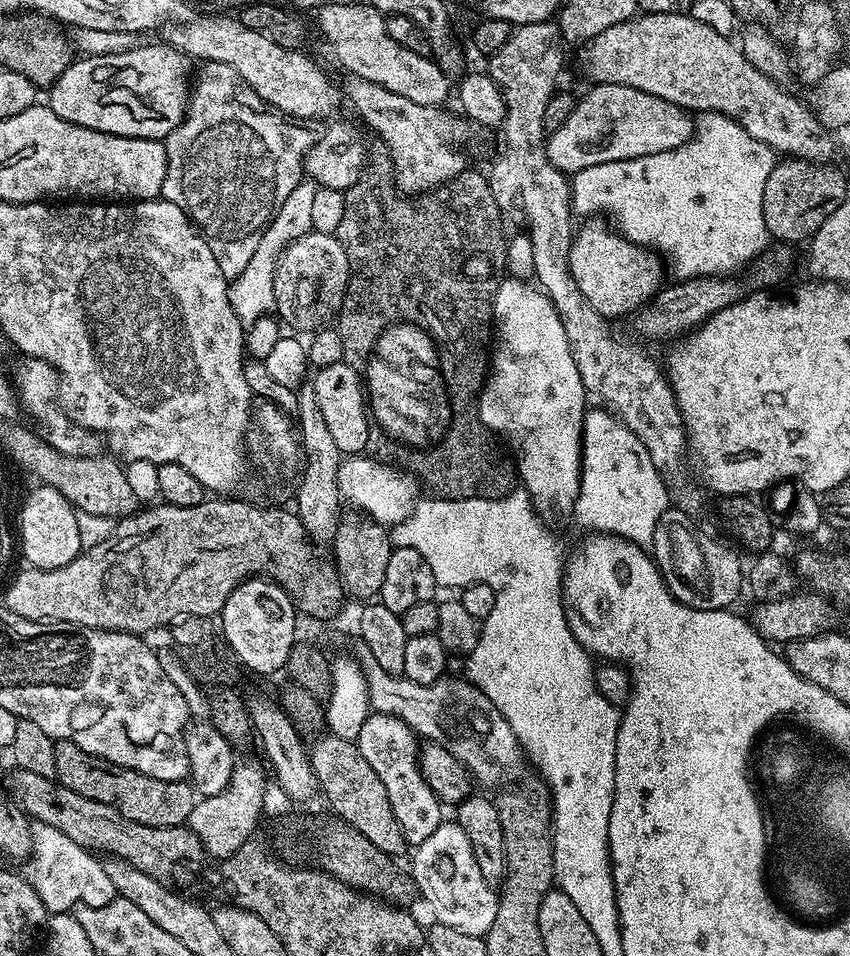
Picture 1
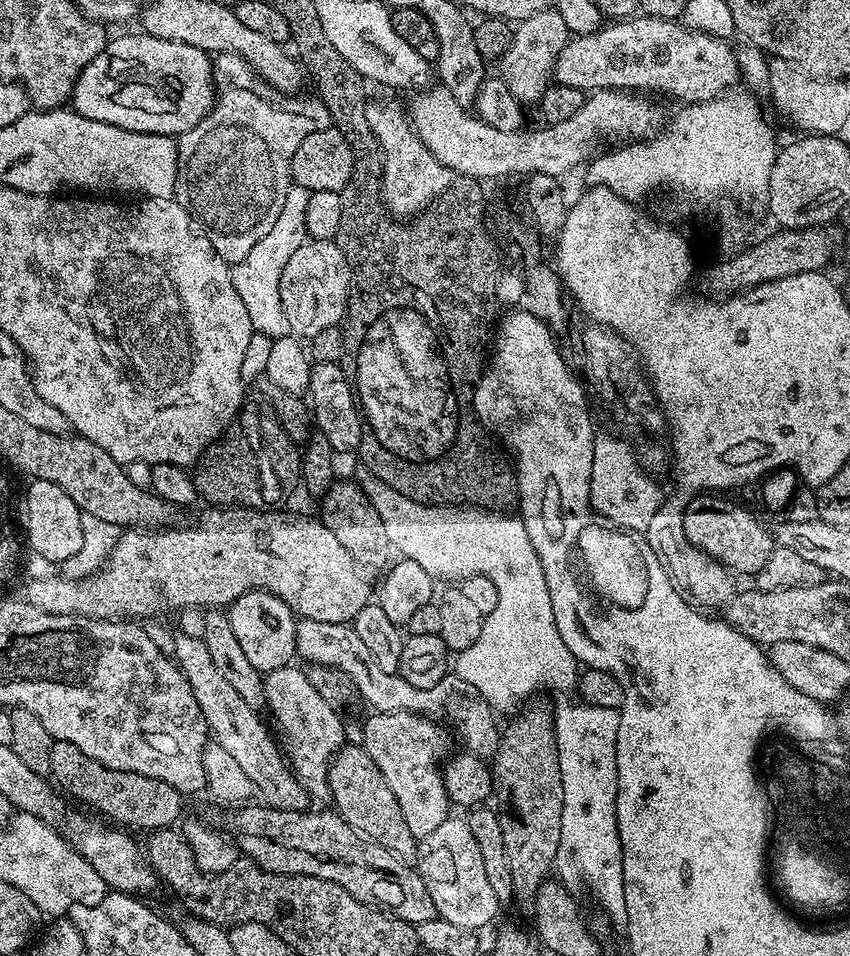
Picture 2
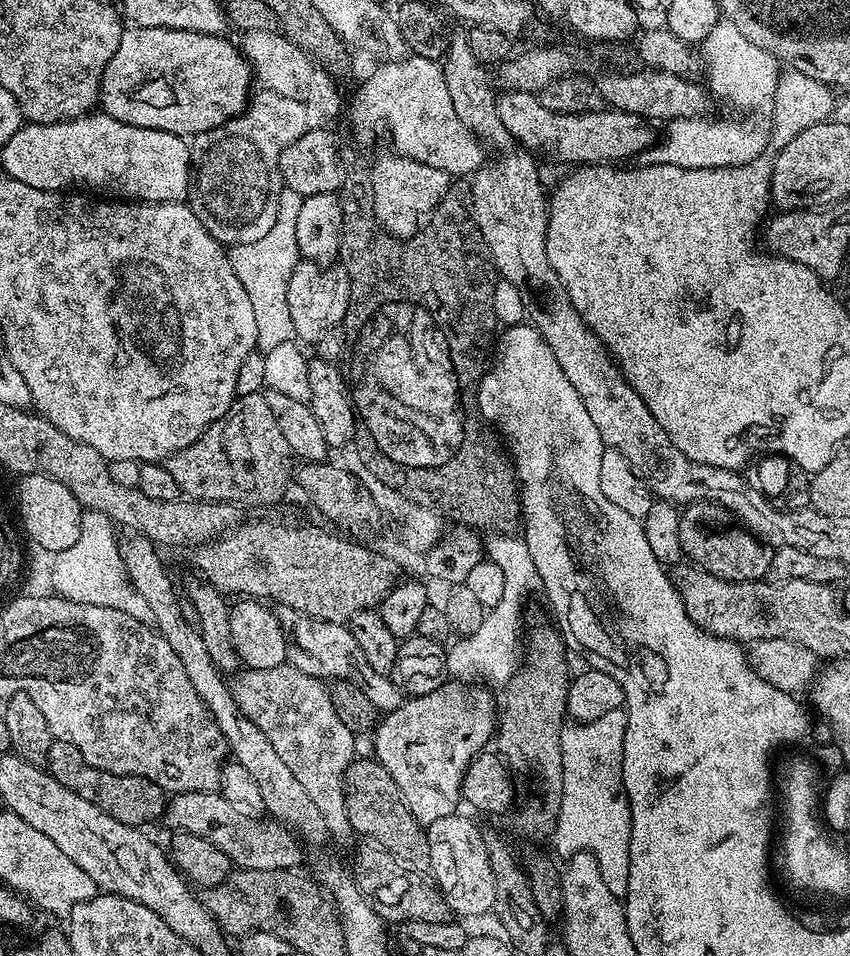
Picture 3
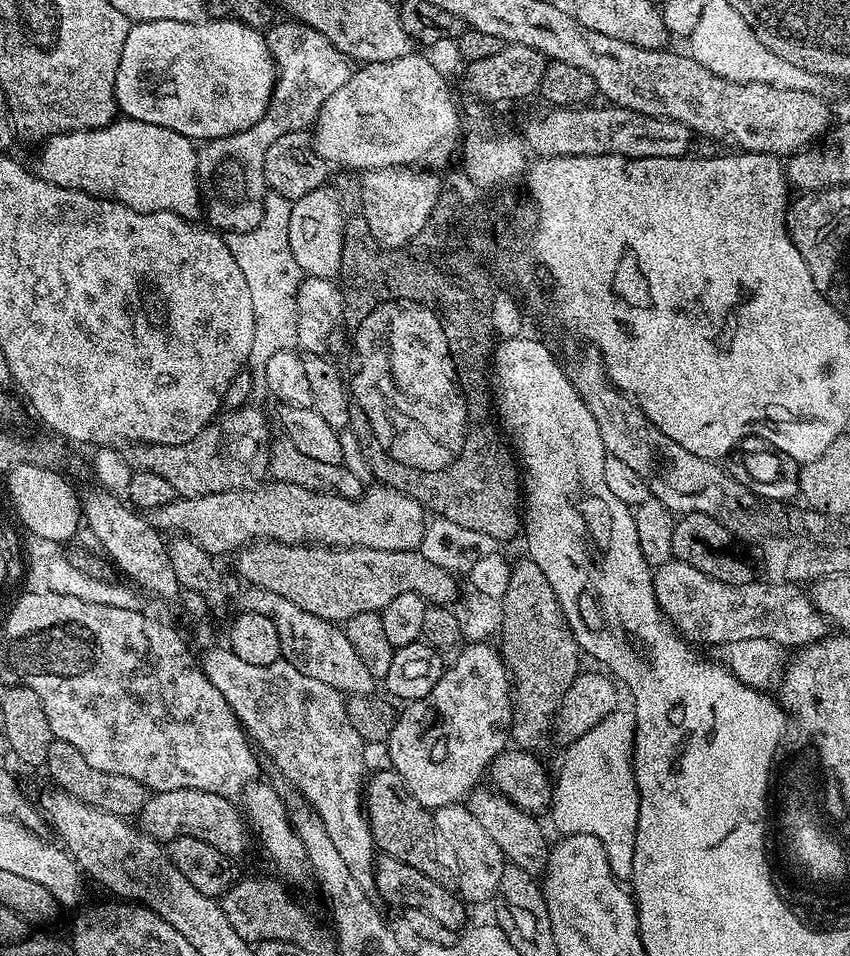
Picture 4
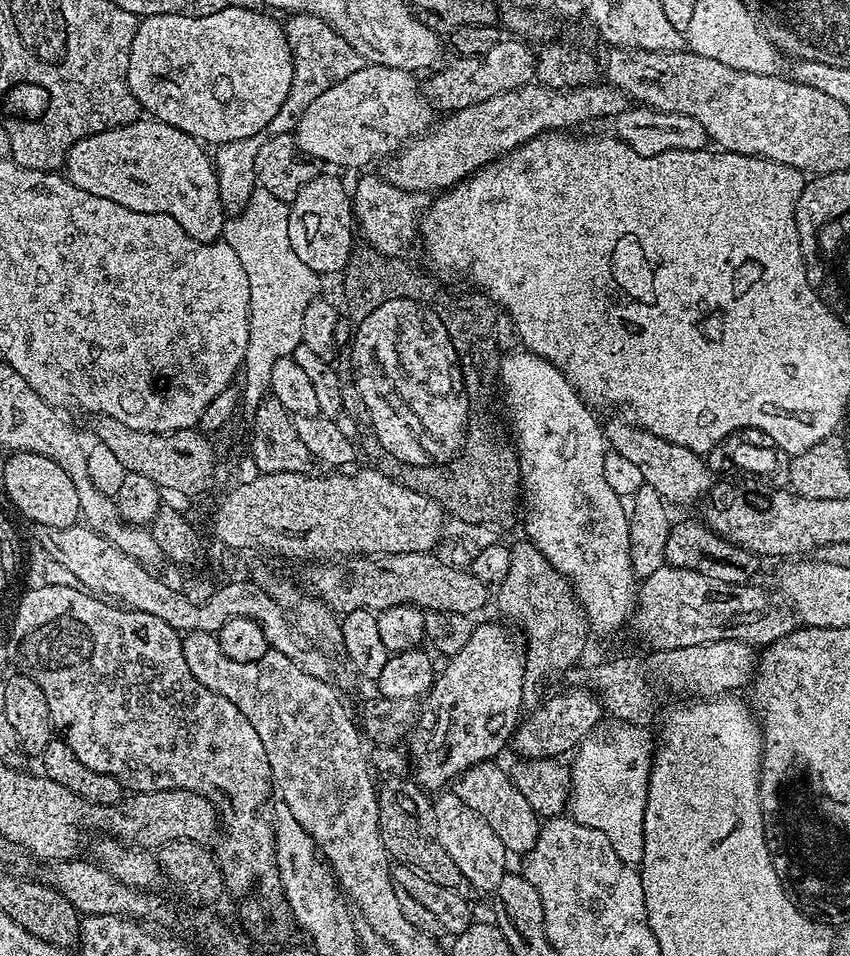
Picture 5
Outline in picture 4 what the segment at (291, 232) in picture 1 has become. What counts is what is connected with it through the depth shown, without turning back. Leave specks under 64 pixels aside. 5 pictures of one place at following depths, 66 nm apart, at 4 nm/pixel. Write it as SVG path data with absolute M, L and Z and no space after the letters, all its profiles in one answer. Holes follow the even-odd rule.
M269 191L264 198L264 213L262 214L262 222L258 222L258 226L249 232L230 232L227 233L226 239L228 241L228 249L234 254L234 258L238 262L238 267L242 269L242 275L246 277L246 286L250 286L250 302L254 302L254 343L250 345L250 354L248 355L247 367L252 374L252 381L254 388L252 390L252 400L256 402L264 402L260 400L269 399L270 393L268 390L268 383L266 382L266 362L270 362L270 358L274 358L274 354L282 354L283 352L293 351L297 347L296 339L298 338L298 290L300 289L300 282L302 273L298 262L294 262L294 254L290 250L290 242L288 241L288 231L290 230L290 210L292 209L292 201L284 196L279 196L277 192Z

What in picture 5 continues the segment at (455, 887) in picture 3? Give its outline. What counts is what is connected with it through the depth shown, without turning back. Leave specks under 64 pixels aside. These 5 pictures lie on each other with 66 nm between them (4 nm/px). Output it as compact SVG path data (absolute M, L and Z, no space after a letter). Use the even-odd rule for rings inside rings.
M444 790L437 796L440 797L432 800L432 809L438 822L438 838L442 842L442 850L454 858L454 866L458 866L464 875L467 887L477 888L485 894L495 892L498 882L502 882L506 875L507 868L504 867L510 860L510 853L505 850L498 834L494 834L494 830L490 830L483 818L474 814L474 810L470 810L470 806L466 806L466 802L462 802L455 791Z

